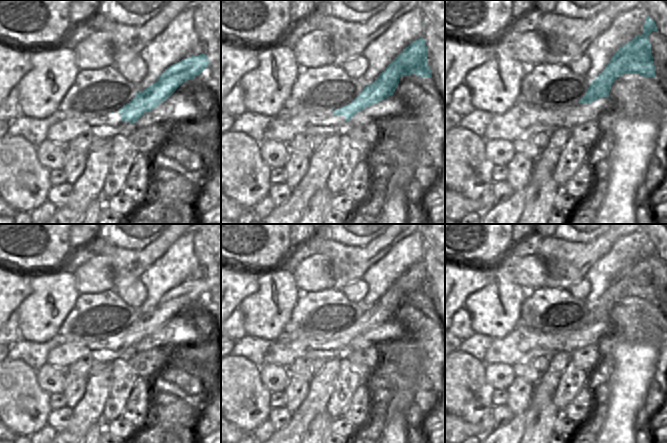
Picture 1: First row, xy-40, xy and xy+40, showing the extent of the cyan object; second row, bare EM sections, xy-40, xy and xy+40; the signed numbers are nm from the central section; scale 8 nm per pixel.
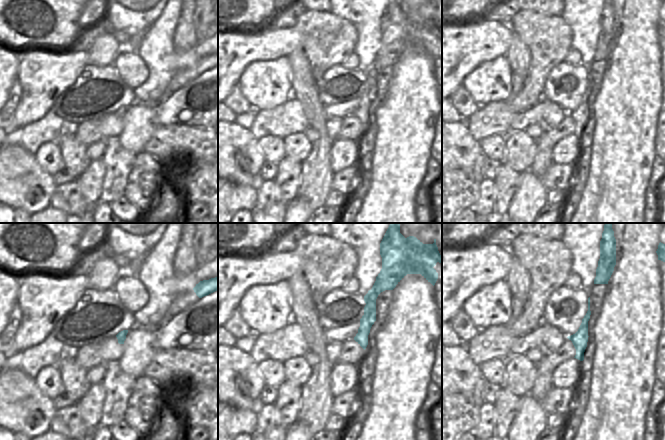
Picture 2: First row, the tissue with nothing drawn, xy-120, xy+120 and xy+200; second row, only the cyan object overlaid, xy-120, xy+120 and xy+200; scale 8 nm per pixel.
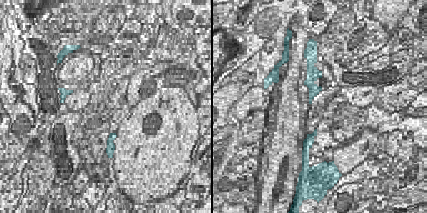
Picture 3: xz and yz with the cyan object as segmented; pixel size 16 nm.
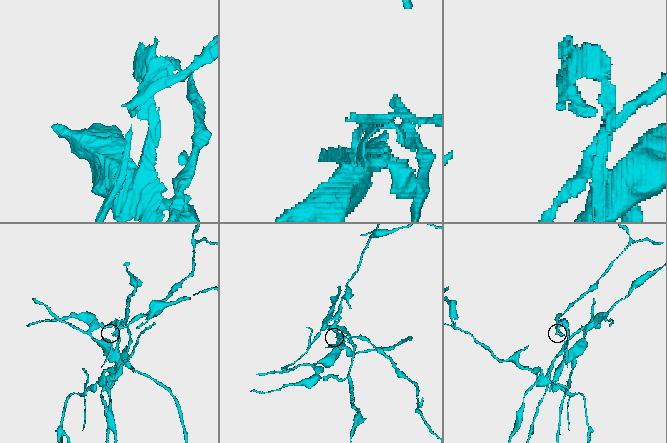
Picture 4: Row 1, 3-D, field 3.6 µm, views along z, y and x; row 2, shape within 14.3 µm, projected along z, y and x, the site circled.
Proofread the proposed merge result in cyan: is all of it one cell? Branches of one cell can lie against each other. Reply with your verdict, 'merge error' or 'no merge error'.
merge error

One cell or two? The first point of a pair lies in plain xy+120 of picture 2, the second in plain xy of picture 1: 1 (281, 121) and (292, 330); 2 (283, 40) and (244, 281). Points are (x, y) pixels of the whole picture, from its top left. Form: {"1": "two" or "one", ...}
{"1": "two", "2": "one"}

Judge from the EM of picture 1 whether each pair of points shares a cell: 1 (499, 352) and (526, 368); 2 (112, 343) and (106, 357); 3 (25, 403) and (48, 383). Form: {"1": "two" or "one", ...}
{"1": "two", "2": "two", "3": "two"}

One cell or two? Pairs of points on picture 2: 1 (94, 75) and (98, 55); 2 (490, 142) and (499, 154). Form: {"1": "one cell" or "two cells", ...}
{"1": "two cells", "2": "one cell"}

